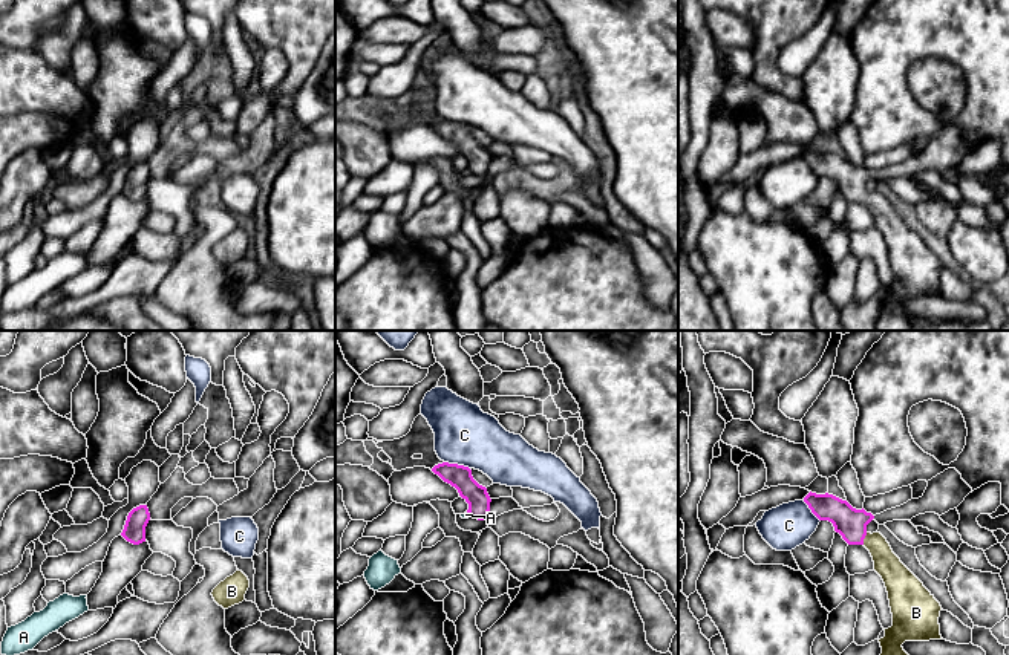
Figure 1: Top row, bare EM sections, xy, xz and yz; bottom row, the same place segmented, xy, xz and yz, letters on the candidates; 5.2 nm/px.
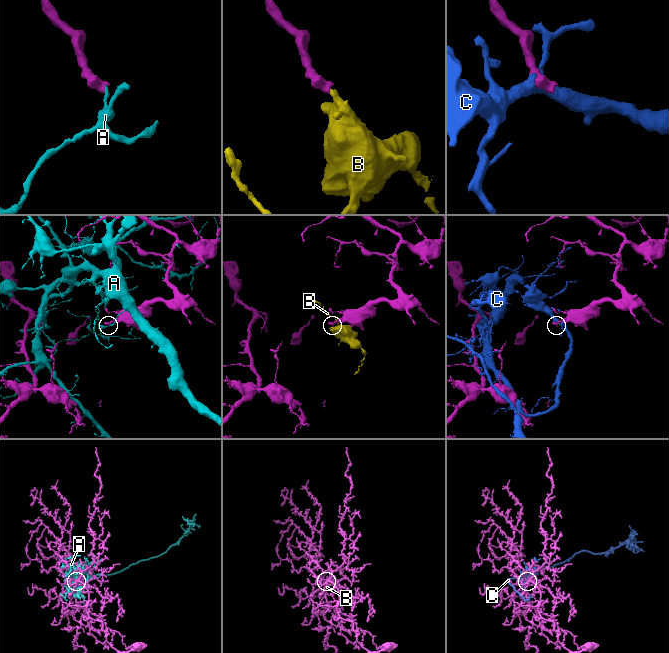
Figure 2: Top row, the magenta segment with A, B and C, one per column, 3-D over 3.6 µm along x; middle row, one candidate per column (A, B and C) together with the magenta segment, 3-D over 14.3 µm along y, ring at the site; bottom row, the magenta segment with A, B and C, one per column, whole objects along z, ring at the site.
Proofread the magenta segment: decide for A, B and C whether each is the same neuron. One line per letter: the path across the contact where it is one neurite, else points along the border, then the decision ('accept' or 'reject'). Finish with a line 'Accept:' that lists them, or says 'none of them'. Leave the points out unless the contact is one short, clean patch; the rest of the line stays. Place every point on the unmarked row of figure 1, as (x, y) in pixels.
A: reject
B: runs through yz (852, 181), (864, 195), (884, 215), (894, 231); accept
C: reject
Accept: B

